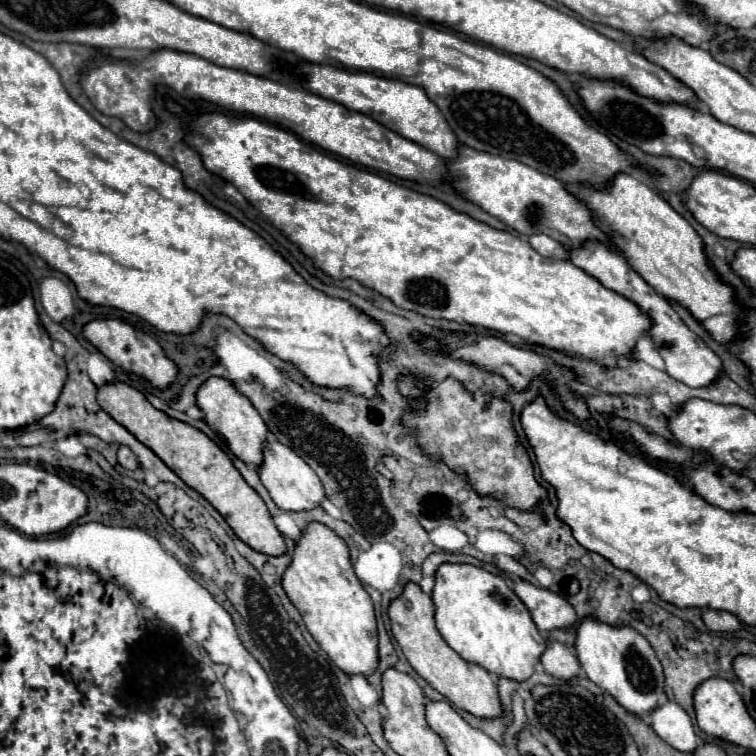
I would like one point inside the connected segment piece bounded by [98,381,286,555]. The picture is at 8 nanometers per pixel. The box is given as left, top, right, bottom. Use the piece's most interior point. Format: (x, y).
(194, 457)

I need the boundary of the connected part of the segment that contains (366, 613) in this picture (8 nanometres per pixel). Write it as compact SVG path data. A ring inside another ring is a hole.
M310 521L296 541L290 567L282 575L282 589L300 611L306 629L320 649L344 673L368 675L378 667L378 633L372 601L354 575L350 553L342 537L328 525Z

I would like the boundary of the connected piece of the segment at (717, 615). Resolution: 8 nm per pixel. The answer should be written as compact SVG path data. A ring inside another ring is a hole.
M710 607L702 609L702 621L712 631L736 631L740 627L740 619L736 615Z

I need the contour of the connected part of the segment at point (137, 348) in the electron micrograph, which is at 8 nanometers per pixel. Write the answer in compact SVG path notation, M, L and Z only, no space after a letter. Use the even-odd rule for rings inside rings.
M94 319L90 323L84 325L82 329L82 335L100 351L104 353L114 365L126 369L126 371L132 371L136 375L142 375L146 377L154 387L168 387L174 379L176 379L176 365L164 355L162 347L148 335L144 333L142 329L136 329L120 319Z

